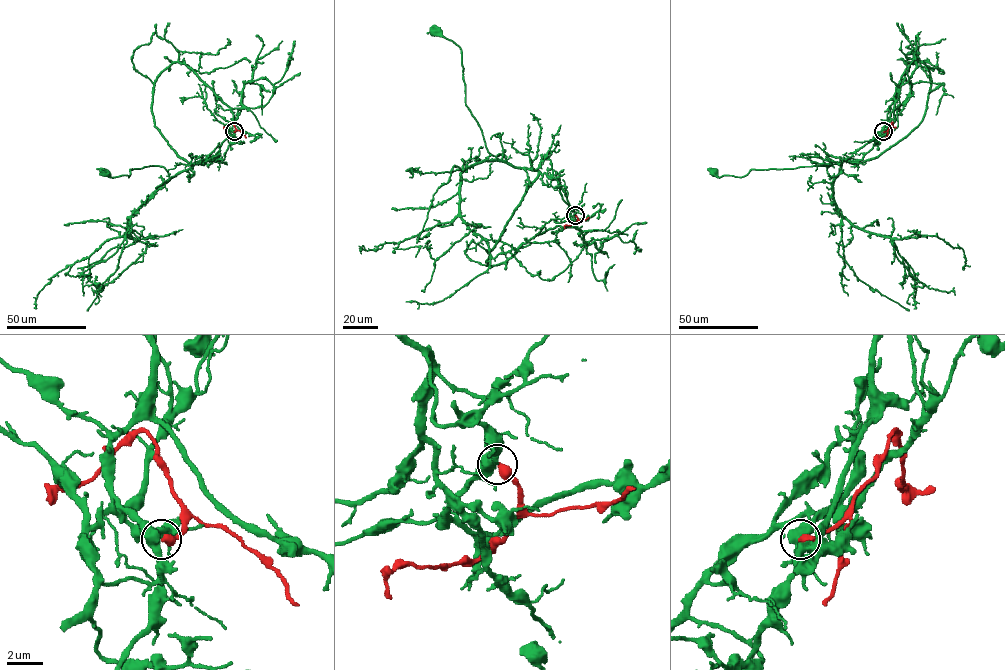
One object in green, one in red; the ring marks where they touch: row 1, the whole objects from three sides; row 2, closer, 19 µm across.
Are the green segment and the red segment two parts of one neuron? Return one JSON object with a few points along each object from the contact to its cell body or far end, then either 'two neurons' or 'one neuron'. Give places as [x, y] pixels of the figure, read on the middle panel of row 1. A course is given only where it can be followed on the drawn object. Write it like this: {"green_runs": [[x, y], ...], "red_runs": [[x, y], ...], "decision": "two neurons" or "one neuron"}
{"green_runs": [[575, 215], [555, 178], [514, 167], [504, 155], [488, 151], [466, 104], [461, 49], [435, 31]], "red_runs": [[575, 215], [575, 222], [565, 228]], "decision": "two neurons"}

